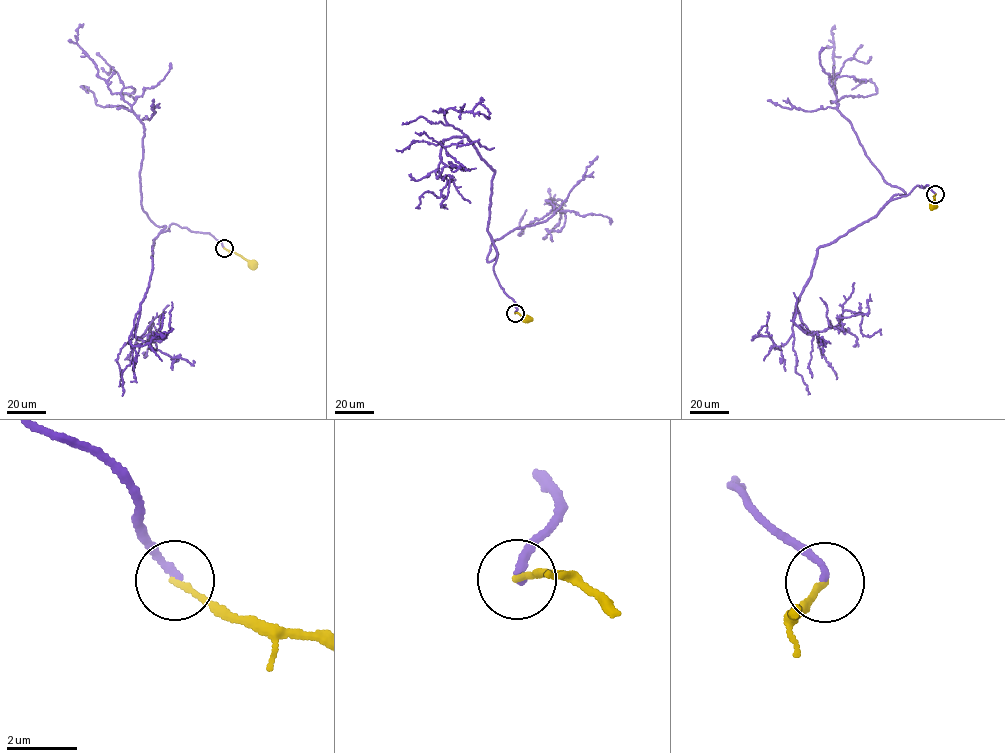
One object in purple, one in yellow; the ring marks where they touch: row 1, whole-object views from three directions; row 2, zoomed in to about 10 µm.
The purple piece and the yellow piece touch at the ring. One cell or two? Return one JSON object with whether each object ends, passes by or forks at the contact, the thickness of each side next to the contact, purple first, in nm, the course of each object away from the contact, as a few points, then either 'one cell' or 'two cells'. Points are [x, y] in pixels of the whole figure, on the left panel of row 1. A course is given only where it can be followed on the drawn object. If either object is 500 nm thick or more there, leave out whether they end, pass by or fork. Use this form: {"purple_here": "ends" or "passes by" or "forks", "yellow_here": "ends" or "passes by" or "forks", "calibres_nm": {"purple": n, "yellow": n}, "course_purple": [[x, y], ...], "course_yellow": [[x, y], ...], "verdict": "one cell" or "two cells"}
{"purple_here": "ends", "yellow_here": "ends", "calibres_nm": {"purple": 190, "yellow": 150}, "course_purple": [[224, 248], [208, 233], [175, 223], [153, 240], [151, 275], [135, 336], [141, 339], [149, 327], [144, 358]], "course_yellow": [[224, 248], [252, 264]], "verdict": "two cells"}

